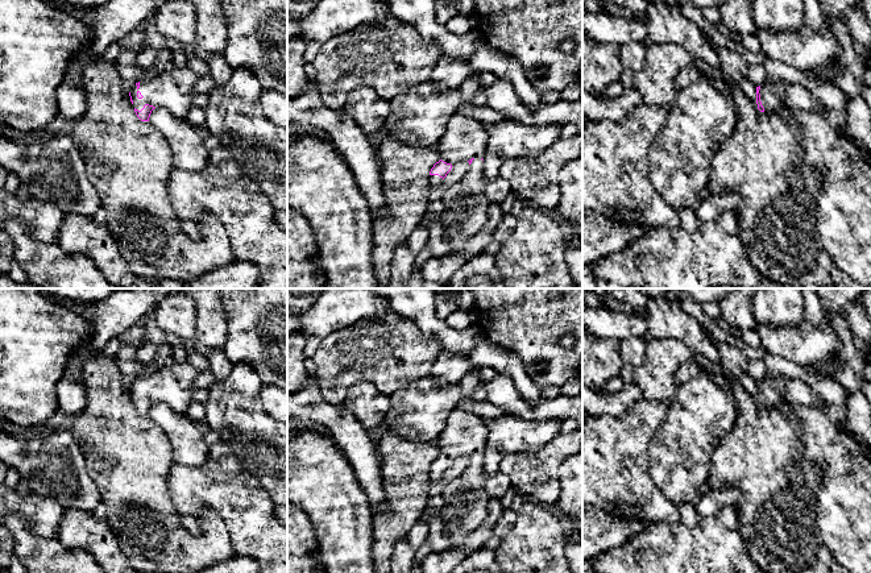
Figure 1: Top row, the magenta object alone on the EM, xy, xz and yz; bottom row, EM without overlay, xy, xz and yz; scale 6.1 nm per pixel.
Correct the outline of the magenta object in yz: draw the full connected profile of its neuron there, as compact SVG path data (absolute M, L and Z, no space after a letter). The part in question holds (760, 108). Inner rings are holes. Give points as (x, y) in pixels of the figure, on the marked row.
M763 84L756 87L756 104L760 112L773 112L784 103L784 97L779 95L772 87Z

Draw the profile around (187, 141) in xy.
M162 107L152 111L149 123L169 141L177 169L196 173L208 165L210 151L204 146L206 132L200 128Z

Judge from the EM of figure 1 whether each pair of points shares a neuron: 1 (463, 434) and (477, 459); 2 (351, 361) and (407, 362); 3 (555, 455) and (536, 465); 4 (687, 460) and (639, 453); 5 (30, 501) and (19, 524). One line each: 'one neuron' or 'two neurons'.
1: one neuron
2: one neuron
3: one neuron
4: two neurons
5: two neurons

